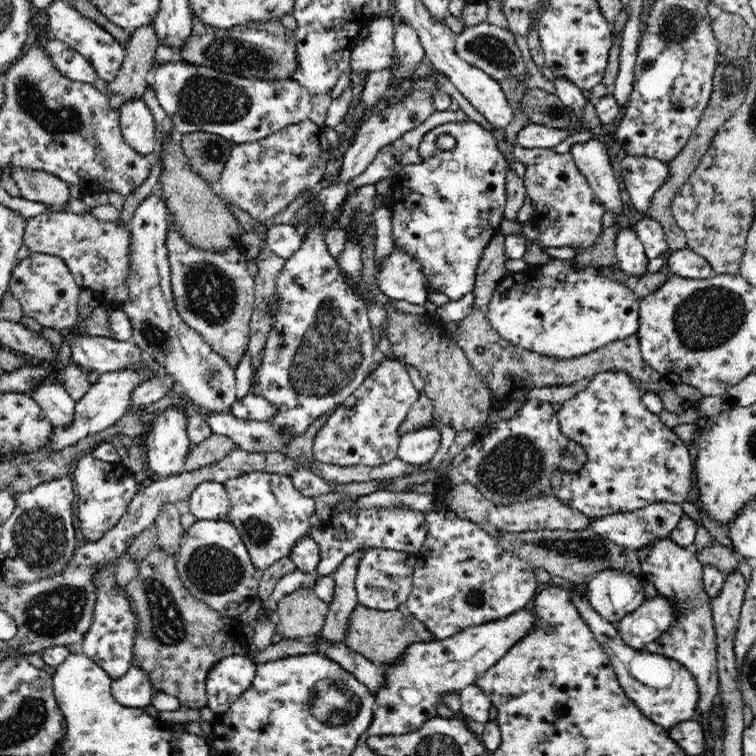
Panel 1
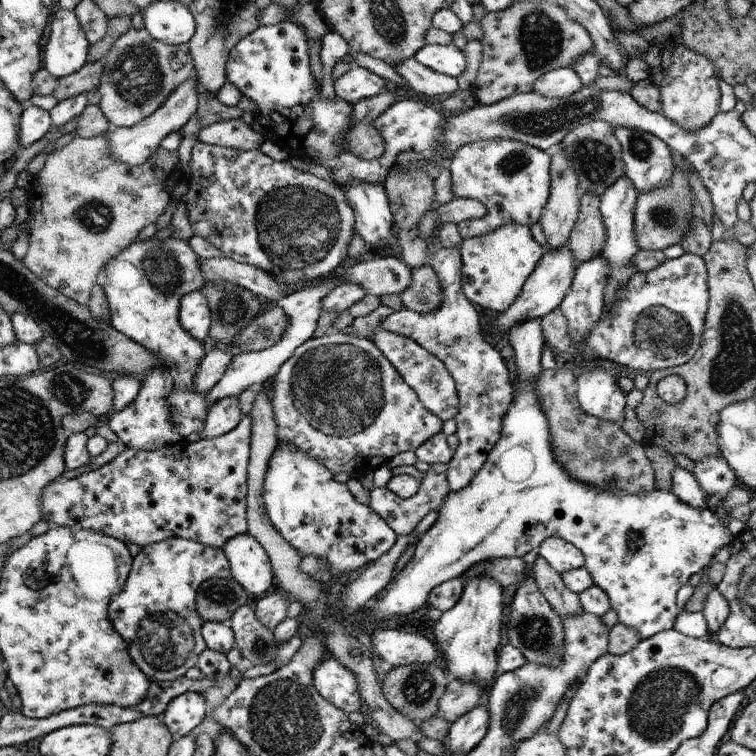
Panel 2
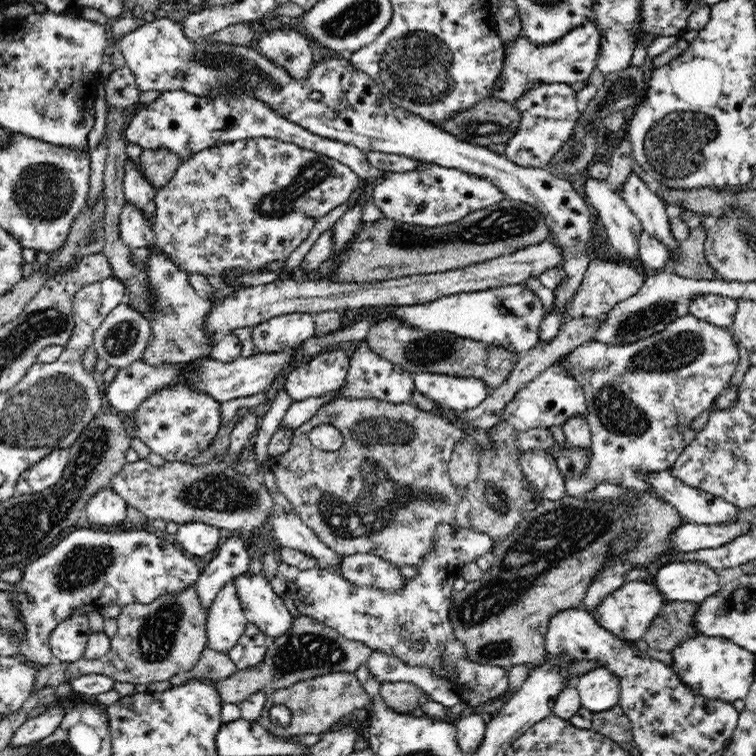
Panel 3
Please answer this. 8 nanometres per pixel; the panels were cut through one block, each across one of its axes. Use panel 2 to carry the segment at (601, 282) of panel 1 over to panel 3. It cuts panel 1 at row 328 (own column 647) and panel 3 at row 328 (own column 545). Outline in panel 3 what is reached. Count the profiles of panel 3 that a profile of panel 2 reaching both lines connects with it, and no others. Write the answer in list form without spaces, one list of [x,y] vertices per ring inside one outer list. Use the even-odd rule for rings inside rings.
[[[525,283],[467,293],[444,295],[429,303],[395,306],[391,316],[426,332],[451,332],[518,353],[533,349],[539,342],[545,308],[541,298]]]

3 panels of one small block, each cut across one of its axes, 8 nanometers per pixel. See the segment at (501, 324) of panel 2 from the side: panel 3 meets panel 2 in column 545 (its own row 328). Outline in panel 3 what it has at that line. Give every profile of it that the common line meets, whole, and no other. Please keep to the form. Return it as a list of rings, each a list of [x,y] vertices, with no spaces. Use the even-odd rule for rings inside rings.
[[[292,313],[257,324],[250,332],[254,350],[275,353],[301,346],[314,337],[314,322],[314,314]]]

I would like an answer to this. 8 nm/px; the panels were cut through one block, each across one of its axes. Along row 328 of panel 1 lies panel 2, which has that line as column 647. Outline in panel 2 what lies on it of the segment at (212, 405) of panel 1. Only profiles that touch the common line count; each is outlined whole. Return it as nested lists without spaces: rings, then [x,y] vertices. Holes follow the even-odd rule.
[[[615,127],[614,134],[622,147],[625,164],[625,176],[628,177],[640,193],[666,187],[675,171],[671,148],[657,136],[638,129]]]

